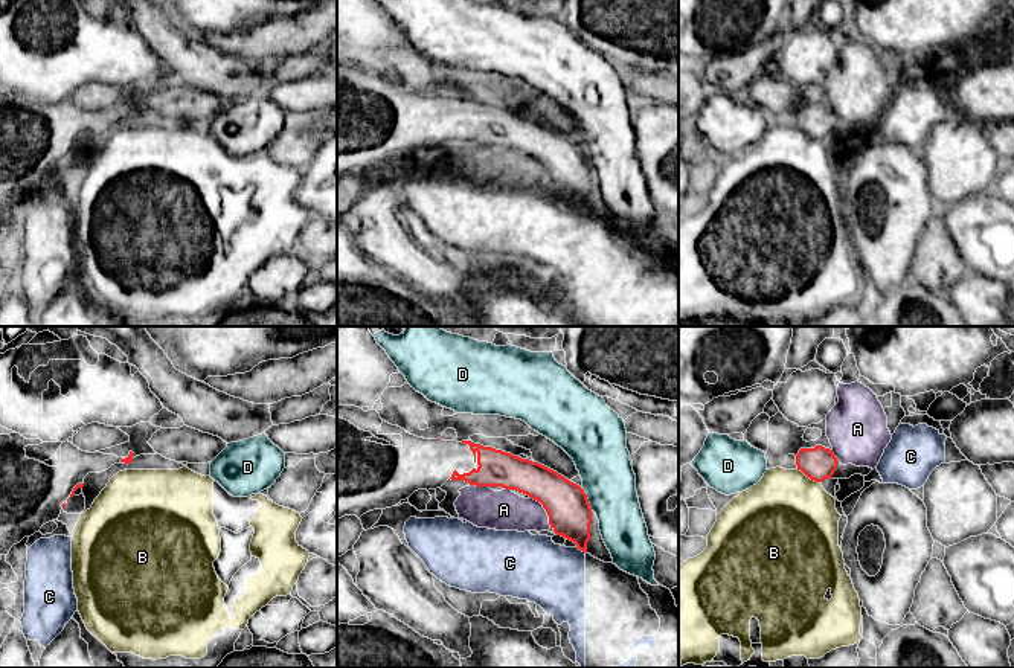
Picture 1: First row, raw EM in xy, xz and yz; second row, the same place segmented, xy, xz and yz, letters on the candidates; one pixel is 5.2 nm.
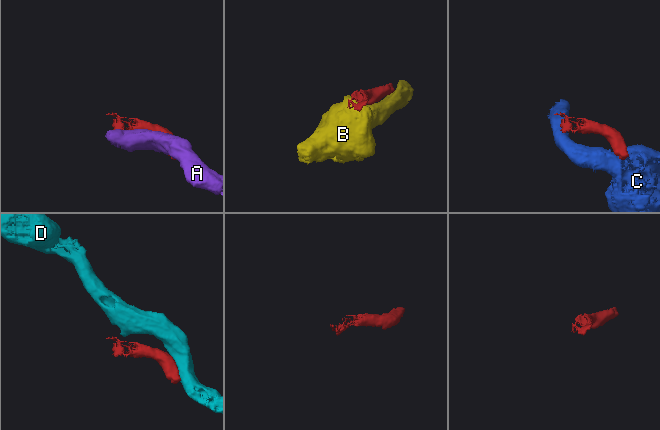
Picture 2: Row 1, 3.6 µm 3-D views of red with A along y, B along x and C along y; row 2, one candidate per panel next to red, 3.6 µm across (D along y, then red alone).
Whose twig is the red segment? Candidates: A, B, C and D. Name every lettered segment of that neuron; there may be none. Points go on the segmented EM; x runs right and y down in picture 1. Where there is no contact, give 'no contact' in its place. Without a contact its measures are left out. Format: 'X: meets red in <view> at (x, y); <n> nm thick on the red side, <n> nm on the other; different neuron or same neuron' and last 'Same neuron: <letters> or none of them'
A: meets red in xz at (546, 511); 220 nm thick on the red side, 220 nm on the other; different neuron
B: meets red in yz at (808, 476); 170 nm thick on the red side, 480 nm on the other; different neuron
C: meets red in xz at (581, 549); 220 nm thick on the red side, 340 nm on the other; different neuron
D: meets red in xz at (587, 499); 220 nm thick on the red side, 280 nm on the other; different neuron
Same neuron: none of them

